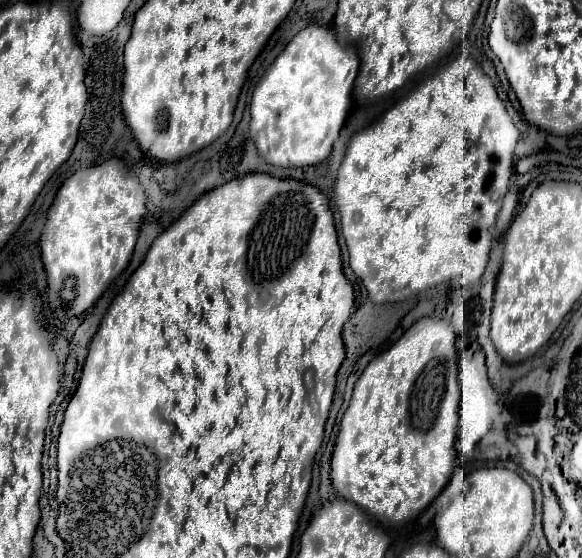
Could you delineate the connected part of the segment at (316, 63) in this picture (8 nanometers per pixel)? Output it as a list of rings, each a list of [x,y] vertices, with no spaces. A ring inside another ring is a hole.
[[[308,25],[292,37],[292,41],[284,47],[284,51],[276,57],[256,85],[250,101],[250,137],[254,139],[258,153],[266,159],[266,163],[274,167],[310,167],[318,165],[330,155],[332,143],[338,139],[350,111],[358,67],[358,49],[352,45],[340,45],[334,31],[328,27]]]

